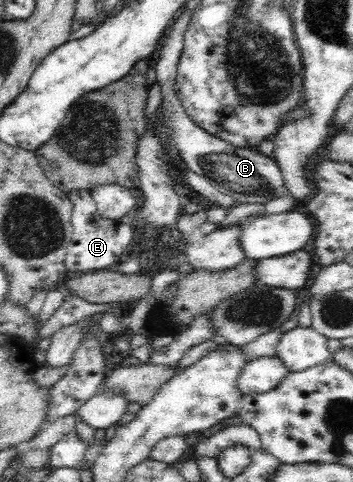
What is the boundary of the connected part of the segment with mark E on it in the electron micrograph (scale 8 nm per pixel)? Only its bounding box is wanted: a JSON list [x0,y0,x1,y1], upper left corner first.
[64,189,133,274]

